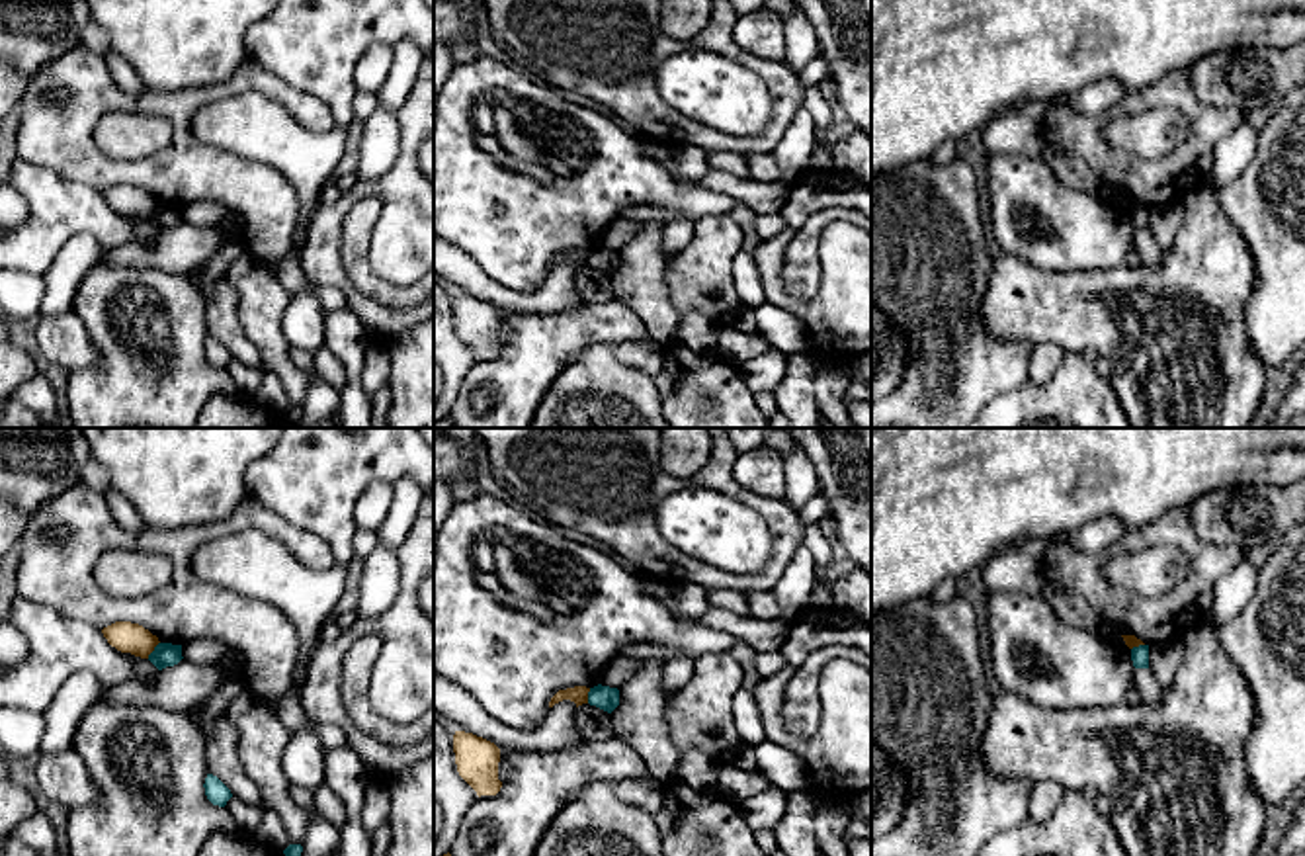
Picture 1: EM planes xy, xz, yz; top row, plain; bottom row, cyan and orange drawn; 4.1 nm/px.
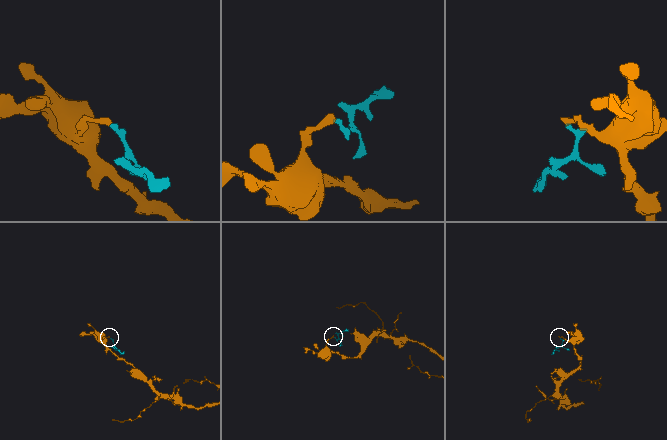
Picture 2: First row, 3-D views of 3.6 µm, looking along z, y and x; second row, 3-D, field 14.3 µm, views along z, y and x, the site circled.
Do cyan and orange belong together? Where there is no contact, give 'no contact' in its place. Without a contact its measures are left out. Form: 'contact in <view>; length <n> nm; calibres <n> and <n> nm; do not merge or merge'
contact in xy; length 90 nm; calibres 100 and 130 nm; do not merge

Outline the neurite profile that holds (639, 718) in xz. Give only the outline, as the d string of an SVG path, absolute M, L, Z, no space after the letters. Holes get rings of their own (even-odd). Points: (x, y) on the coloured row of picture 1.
M643 661L619 688L619 706L610 713L613 735L627 741L643 758L652 780L666 782L682 768L664 721L662 663Z

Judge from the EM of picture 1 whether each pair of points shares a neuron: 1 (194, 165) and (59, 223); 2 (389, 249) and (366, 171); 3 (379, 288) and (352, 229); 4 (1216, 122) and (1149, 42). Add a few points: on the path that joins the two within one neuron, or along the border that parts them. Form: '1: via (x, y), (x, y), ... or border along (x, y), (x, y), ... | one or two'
1: border along (57, 174), (100, 192) | two
2: border along (399, 145), (399, 155), (381, 172), (360, 180) | two
3: via (364, 274), (354, 260), (354, 245) | one
4: border along (1184, 69), (1173, 69), (1153, 83), (1132, 90) | two

